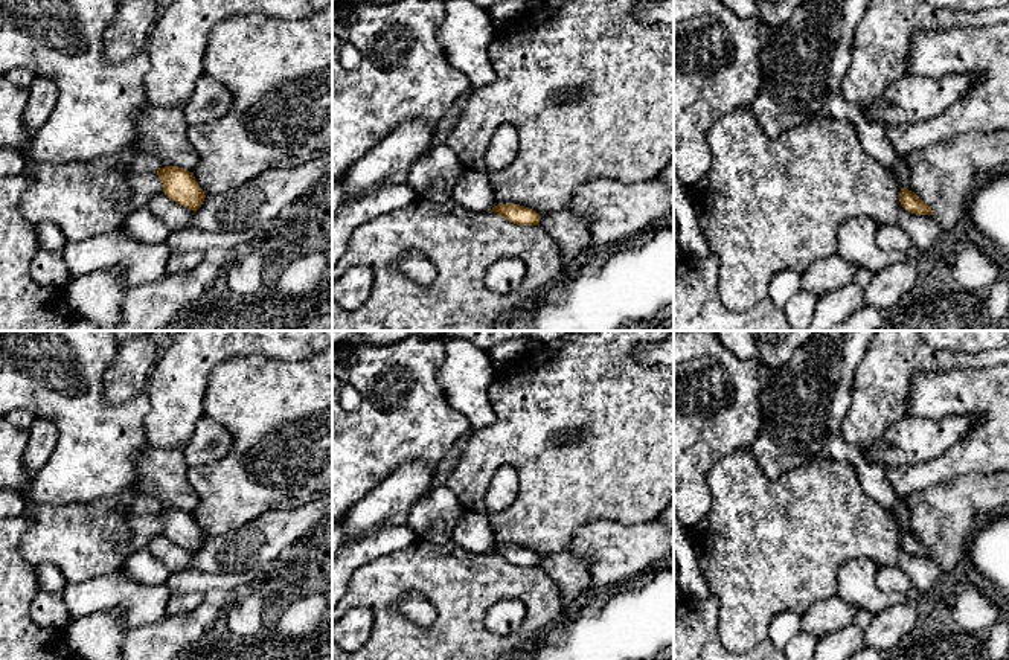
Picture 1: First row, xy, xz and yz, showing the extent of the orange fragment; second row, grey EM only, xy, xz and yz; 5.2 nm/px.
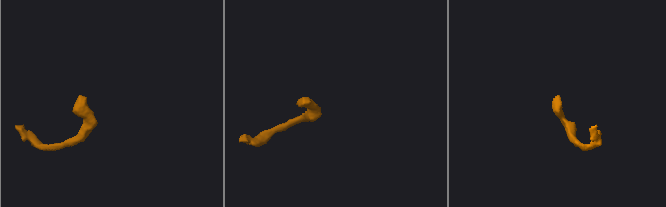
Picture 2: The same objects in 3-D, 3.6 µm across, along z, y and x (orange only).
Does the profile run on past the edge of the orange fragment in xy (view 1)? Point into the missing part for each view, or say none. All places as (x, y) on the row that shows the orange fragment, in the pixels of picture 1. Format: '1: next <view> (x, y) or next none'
1: next none

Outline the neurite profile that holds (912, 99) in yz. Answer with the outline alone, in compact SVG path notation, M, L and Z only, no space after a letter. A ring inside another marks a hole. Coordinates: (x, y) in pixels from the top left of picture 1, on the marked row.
M907 75L875 101L858 107L867 120L908 125L939 116L963 98L979 75L948 75L939 79Z

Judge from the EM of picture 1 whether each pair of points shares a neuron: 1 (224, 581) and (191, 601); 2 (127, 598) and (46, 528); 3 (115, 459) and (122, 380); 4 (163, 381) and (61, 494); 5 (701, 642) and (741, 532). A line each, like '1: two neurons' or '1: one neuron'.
1: one neuron
2: two neurons
3: two neurons
4: two neurons
5: two neurons

